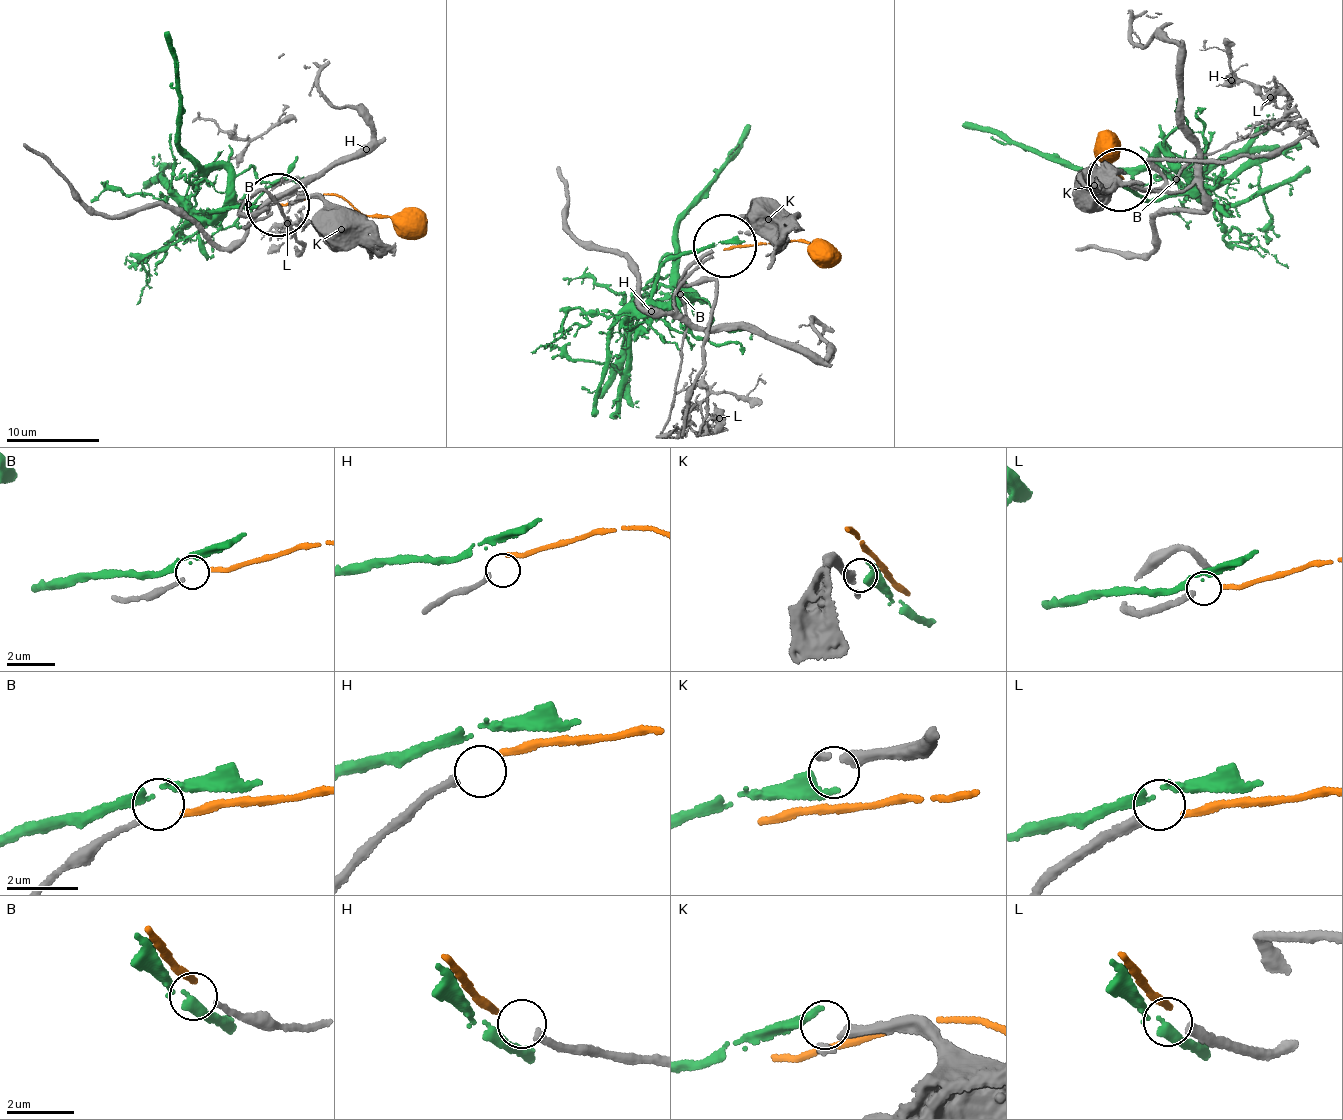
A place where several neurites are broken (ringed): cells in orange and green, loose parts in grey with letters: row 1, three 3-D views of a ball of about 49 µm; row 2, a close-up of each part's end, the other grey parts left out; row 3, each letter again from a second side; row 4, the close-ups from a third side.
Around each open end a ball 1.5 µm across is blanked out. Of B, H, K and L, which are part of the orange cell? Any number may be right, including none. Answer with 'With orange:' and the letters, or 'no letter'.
With orange: B

